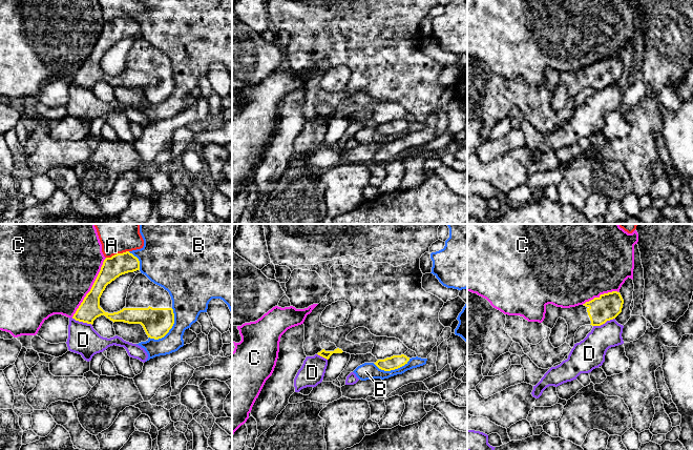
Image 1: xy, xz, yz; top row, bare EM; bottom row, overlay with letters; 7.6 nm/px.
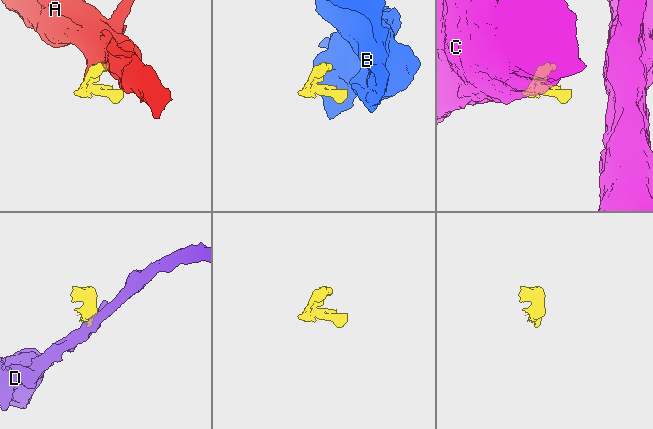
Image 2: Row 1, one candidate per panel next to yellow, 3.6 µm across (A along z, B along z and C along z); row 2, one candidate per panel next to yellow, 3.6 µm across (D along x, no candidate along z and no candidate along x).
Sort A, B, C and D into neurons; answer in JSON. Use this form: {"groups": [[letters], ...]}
{"groups": [["A"], ["B"], ["C"], ["D"]]}

